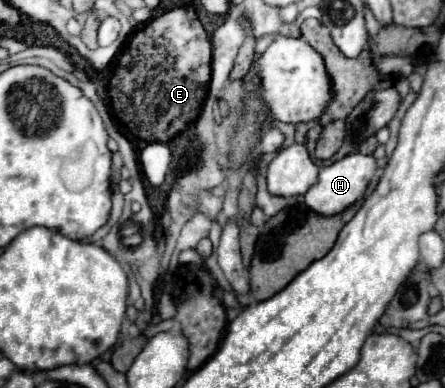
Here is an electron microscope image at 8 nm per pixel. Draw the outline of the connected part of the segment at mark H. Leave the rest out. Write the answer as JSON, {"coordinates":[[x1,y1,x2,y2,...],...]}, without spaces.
{"coordinates":[[352,152,352,154,344,156,342,160,338,160,338,162,320,170,318,182,314,186,310,186,310,190,304,194,306,206,312,208,318,214,326,214,326,216,338,214,342,210,346,210,348,206,352,206,366,192,374,174,376,174,374,156,366,156,362,152]]}

